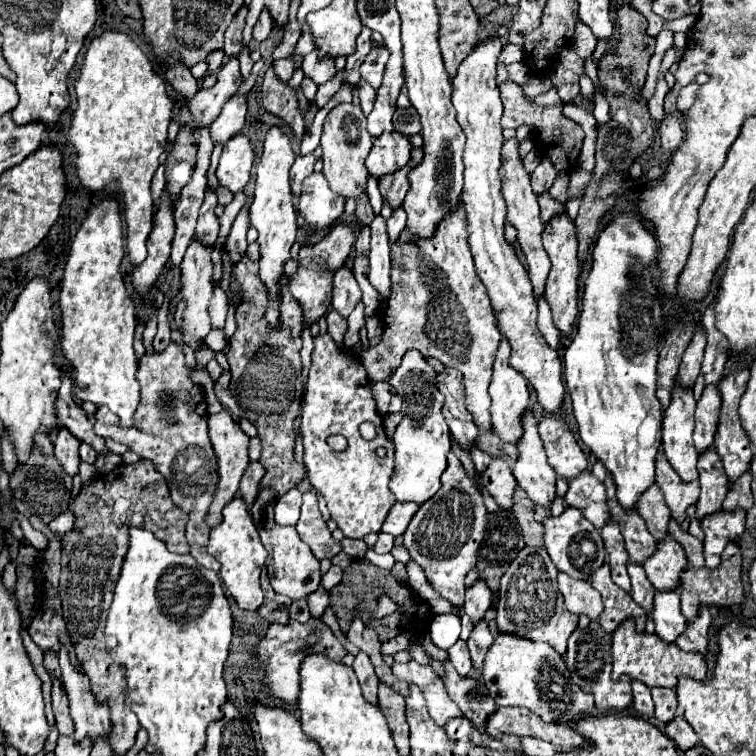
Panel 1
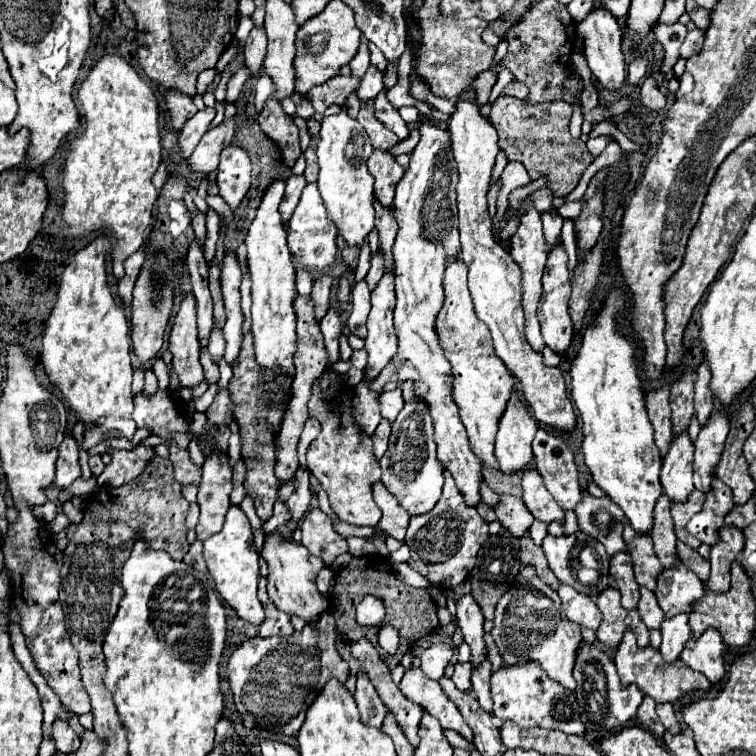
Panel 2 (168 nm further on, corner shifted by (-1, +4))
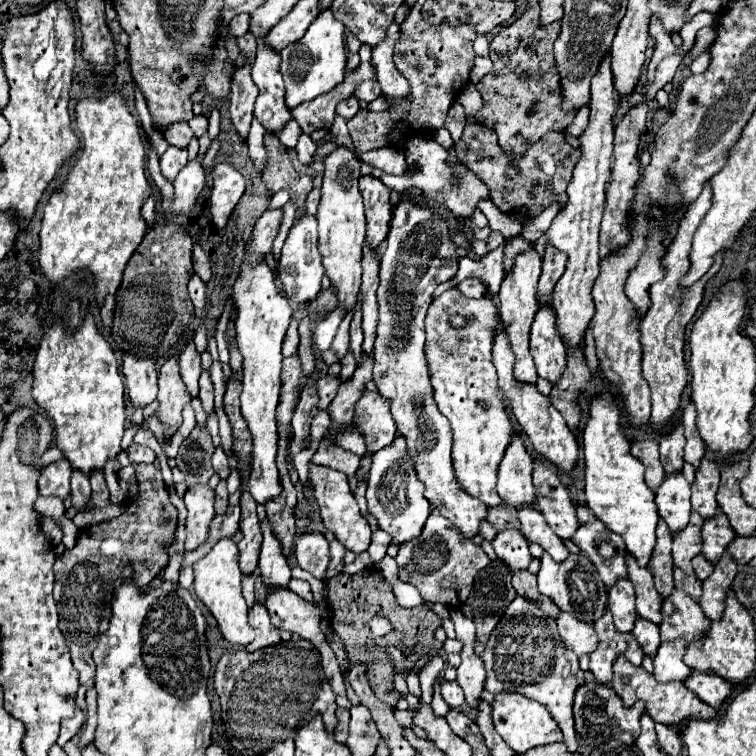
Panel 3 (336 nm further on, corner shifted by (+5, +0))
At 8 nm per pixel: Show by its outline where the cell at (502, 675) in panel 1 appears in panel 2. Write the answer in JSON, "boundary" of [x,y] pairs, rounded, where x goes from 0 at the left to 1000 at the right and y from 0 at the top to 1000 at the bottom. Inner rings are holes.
{"boundary":[[[709,876],[661,884],[651,892],[651,923],[653,923],[653,947],[661,952],[677,952],[688,963],[714,960],[722,966],[741,966],[746,971],[772,971],[772,958],[767,952],[767,934],[762,931],[759,915],[751,915],[733,899],[728,899]]]}

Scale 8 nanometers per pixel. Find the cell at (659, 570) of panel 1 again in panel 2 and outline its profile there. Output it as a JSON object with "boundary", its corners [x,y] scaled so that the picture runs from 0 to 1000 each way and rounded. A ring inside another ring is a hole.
{"boundary":[[[899,741],[892,751],[878,754],[870,765],[868,794],[881,815],[910,812],[913,804],[931,788],[931,772]]]}

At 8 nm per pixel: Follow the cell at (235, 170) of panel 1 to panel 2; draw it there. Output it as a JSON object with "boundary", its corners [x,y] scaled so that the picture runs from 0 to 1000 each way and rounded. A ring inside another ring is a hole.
{"boundary":[[[302,193],[294,201],[286,241],[291,249],[291,259],[304,272],[304,278],[312,278],[320,262],[325,259],[333,241],[331,228],[333,228],[333,214],[320,196]]]}

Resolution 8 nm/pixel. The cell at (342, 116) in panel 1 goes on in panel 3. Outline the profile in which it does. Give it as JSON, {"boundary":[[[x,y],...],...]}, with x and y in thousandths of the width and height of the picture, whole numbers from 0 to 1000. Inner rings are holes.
{"boundary":[[[447,193],[429,209],[429,241],[426,259],[421,270],[421,325],[426,333],[426,349],[431,354],[431,365],[439,370],[439,378],[447,384],[450,402],[460,410],[471,402],[471,389],[476,381],[479,365],[479,320],[484,315],[484,286],[481,267],[474,251],[479,212],[468,198],[458,193]]]}

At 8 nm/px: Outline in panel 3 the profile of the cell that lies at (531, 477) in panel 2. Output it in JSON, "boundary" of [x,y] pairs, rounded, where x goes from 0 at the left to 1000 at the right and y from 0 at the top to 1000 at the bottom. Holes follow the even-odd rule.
{"boundary":[[[704,667],[690,669],[685,675],[685,685],[690,690],[690,698],[688,701],[696,709],[696,714],[712,717],[735,743],[749,741],[749,735],[751,735],[749,722],[730,704],[730,698],[725,698],[725,690],[720,688],[720,680],[714,675],[709,675],[709,669],[704,669]]]}

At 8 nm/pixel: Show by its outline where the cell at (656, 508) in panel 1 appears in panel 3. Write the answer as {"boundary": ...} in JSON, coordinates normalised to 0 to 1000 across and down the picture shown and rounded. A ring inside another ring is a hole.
{"boundary":[[[873,685],[870,698],[868,698],[868,722],[862,730],[862,741],[857,746],[857,754],[865,762],[868,770],[868,780],[873,783],[873,788],[886,788],[886,783],[892,780],[892,767],[889,767],[889,706],[884,701],[884,693]]]}

